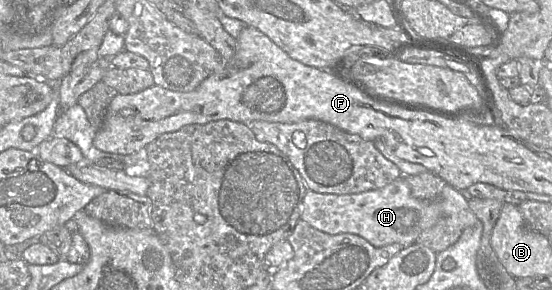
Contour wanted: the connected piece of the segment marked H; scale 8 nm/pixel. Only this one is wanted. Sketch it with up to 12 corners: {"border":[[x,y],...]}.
{"border":[[402,175],[383,188],[340,195],[308,190],[300,219],[375,247],[407,247],[442,216],[480,221],[446,184],[412,196]]}

